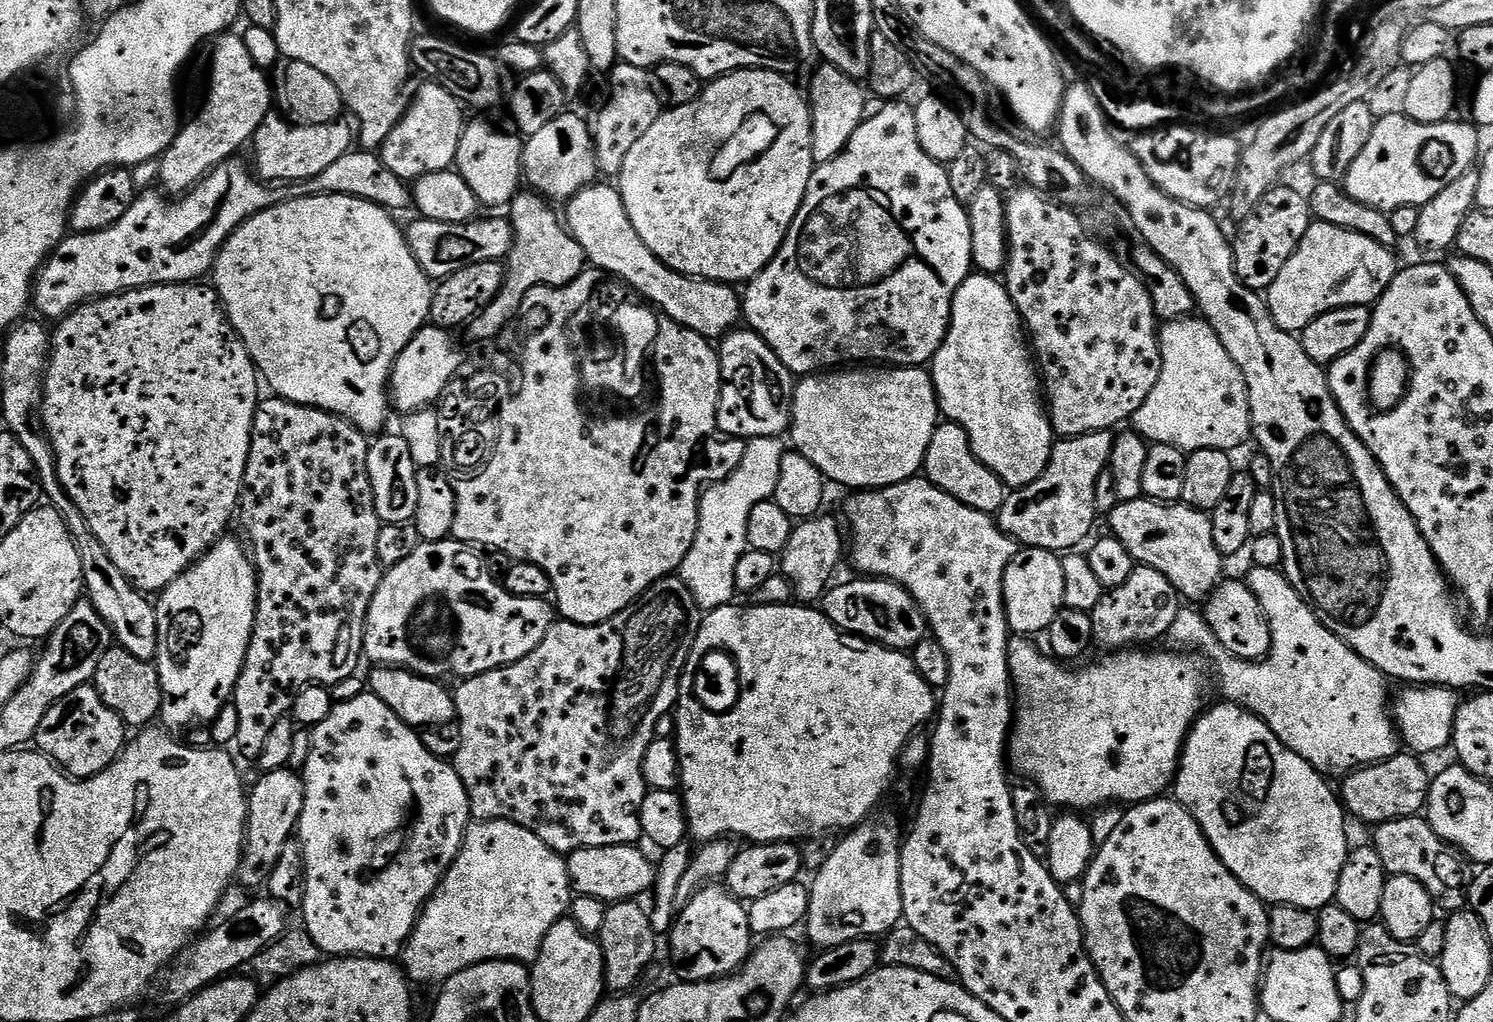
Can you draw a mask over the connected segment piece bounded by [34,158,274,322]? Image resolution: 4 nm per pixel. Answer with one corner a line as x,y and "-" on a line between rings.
233,158
225,160
202,183
179,198
171,200
160,190
141,191
117,224
111,224
101,232
69,235
56,248
35,281
34,308
41,312
41,317
49,316
52,322
59,322
80,305
102,300
105,296
117,296
120,292
148,288
152,284
187,284
207,277
224,243
236,233
236,229
251,216
272,207
274,197
267,187
271,188
249,165
247,168
240,158

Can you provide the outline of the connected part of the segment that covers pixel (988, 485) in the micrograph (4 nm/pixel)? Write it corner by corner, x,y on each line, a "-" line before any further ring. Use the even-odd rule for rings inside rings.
951,422
937,423
934,434
930,438
930,446
926,450
922,472
934,486
958,498
958,502
974,510
996,514
1004,505
1006,485
976,457
970,446
970,438
962,426

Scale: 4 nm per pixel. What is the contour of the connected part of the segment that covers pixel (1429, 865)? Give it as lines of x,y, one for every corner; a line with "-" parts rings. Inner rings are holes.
1423,815
1387,820
1384,824
1375,825
1374,832
1376,832
1374,847
1382,858
1382,866
1388,876
1405,876
1422,882
1422,886
1426,886
1426,890
1437,905
1443,911
1445,908
1445,913
1461,911
1468,904
1468,890
1474,875
1469,861
1464,853
1460,852
1453,844
1448,844
1442,838
1438,838
1438,834
1434,834
1434,830
1428,825
1427,819

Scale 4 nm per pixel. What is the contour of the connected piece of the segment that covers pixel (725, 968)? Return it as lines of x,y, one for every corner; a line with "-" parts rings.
723,883
705,884
683,910
673,919
670,929
672,958
677,977
684,982
697,980
718,980
722,976
731,976
739,968
743,968
748,957
754,951
754,937
750,930
747,907
737,900

